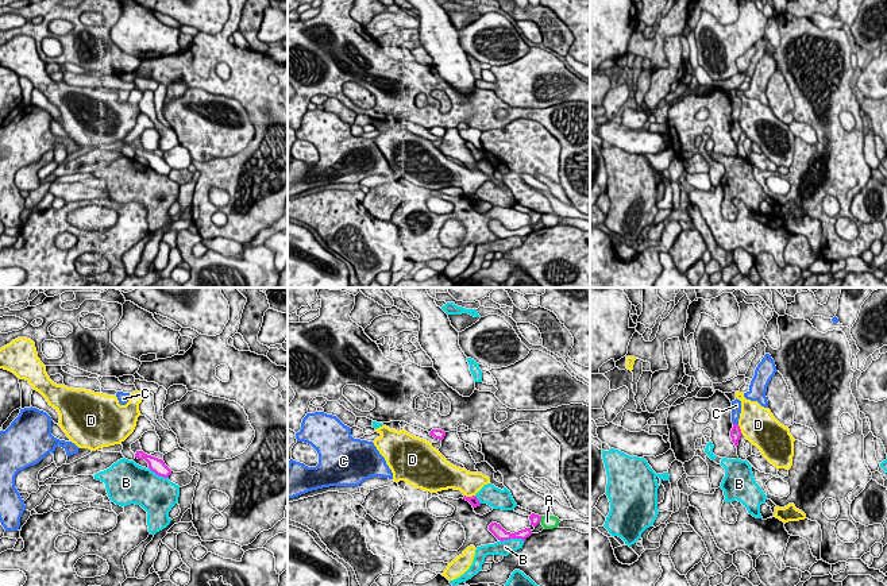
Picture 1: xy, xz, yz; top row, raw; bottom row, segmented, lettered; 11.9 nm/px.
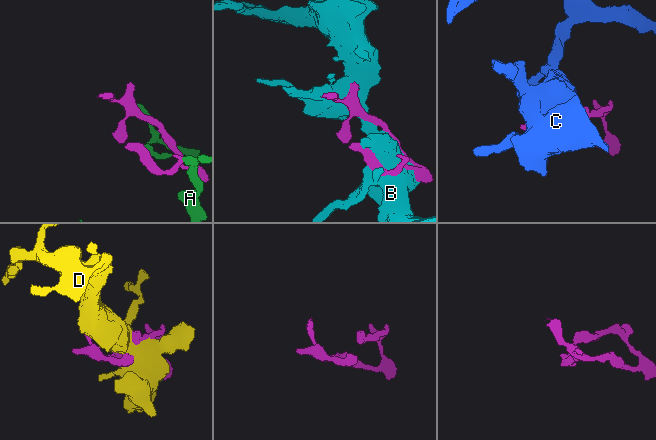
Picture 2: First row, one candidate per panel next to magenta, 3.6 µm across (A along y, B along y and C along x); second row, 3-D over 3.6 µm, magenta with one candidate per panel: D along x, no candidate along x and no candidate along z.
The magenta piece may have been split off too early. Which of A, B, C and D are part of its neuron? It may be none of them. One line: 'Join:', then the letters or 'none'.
Join: none

